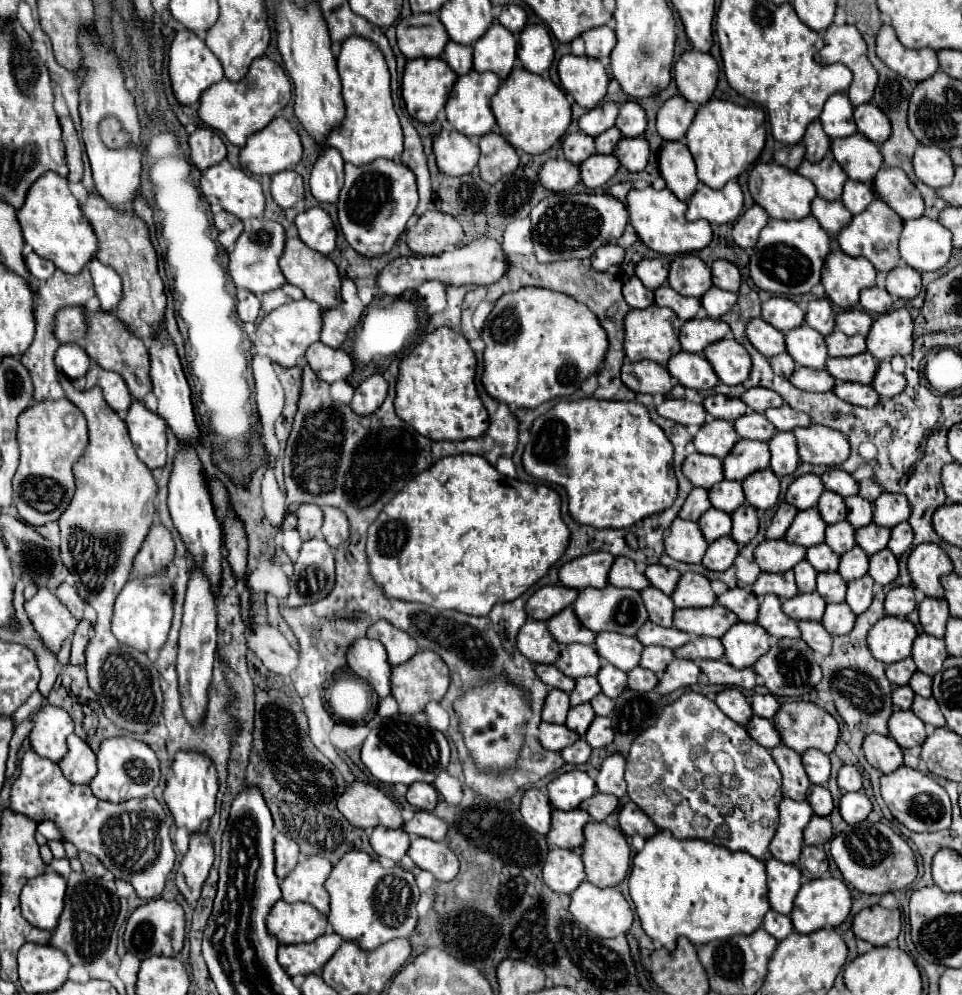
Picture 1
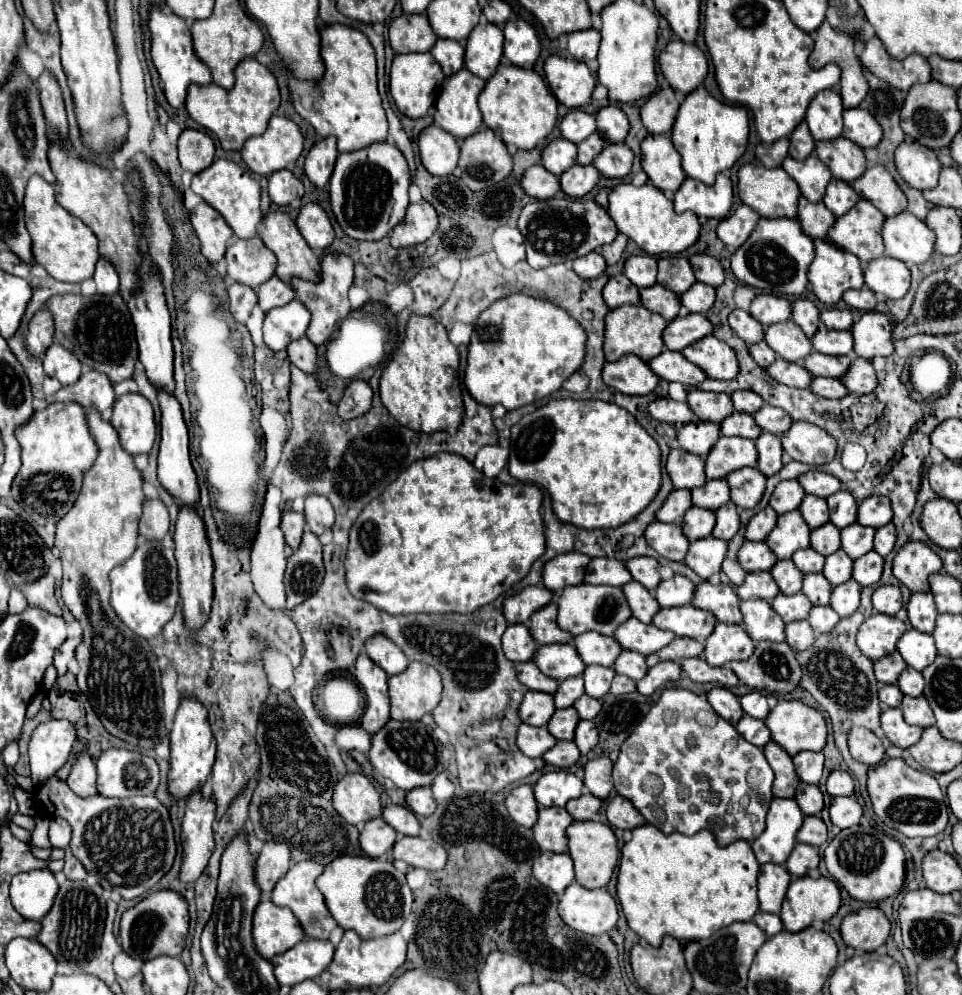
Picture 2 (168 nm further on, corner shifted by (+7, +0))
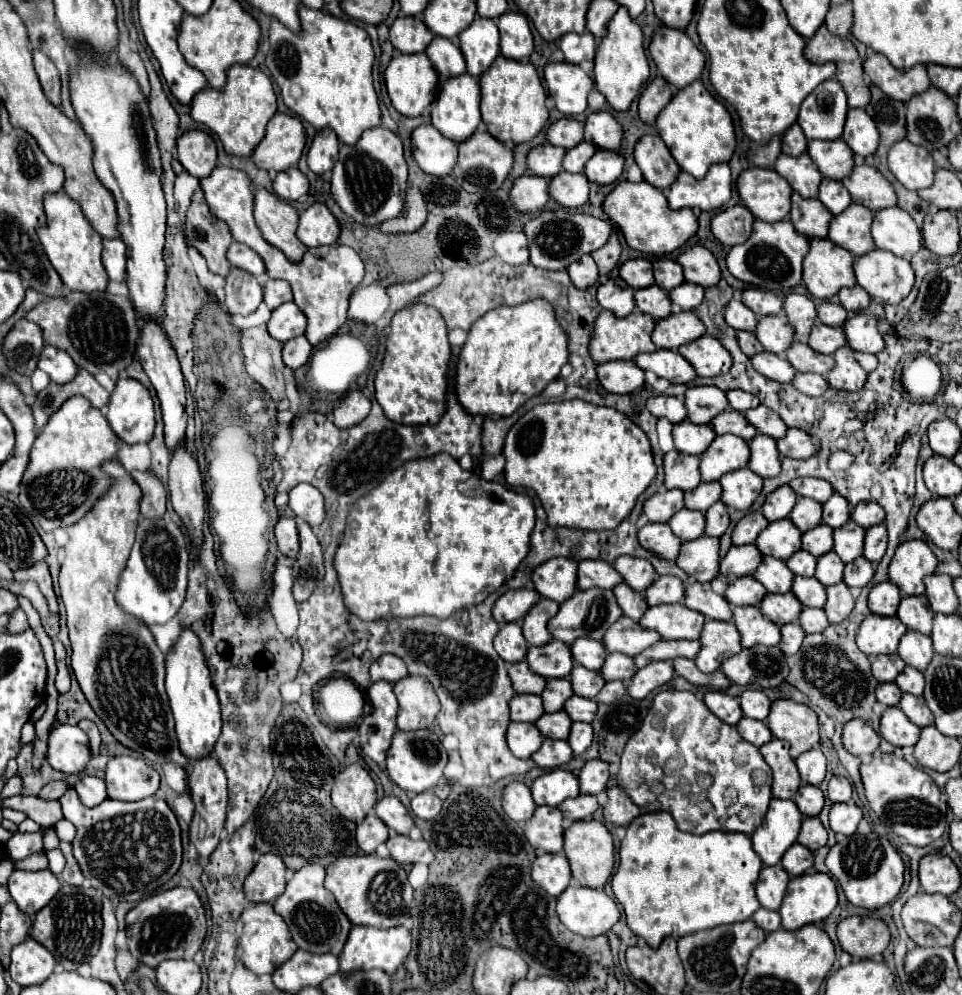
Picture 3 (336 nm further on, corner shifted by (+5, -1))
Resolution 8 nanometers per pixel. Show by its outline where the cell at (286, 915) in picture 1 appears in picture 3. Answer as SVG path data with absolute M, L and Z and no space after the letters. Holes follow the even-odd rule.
M256 903L254 907L246 909L242 913L242 935L240 935L240 963L254 971L256 975L272 973L276 967L280 967L284 961L292 957L292 953L298 949L294 939L290 939L290 931L282 917L274 911L270 903Z

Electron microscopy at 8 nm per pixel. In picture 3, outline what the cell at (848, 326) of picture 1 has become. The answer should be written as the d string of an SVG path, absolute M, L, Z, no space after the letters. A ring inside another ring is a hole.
M822 303L818 307L818 319L830 327L842 327L848 319L848 311L836 303Z

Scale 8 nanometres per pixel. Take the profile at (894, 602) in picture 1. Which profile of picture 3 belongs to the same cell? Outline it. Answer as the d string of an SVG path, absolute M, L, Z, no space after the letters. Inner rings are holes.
M890 581L874 585L870 595L868 595L868 607L876 615L894 617L896 611L898 611L900 601L902 601L902 595L900 595L898 587L894 583L890 583Z

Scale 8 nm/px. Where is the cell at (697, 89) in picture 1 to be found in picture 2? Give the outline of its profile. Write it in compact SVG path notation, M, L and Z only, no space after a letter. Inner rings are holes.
M684 40L668 42L658 54L658 64L664 78L680 94L690 94L708 74L708 62L702 50Z

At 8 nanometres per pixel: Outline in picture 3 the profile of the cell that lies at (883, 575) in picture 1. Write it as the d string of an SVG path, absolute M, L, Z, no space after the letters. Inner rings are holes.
M858 557L856 561L848 563L844 569L844 583L848 587L866 587L874 577L874 565L866 557Z

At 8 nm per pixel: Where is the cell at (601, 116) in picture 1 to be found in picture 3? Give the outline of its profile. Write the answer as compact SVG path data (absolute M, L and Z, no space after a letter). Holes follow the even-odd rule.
M562 117L562 119L558 119L556 123L552 123L548 127L546 139L548 139L550 145L570 149L570 147L576 147L578 143L582 143L582 127L584 127L582 121Z

